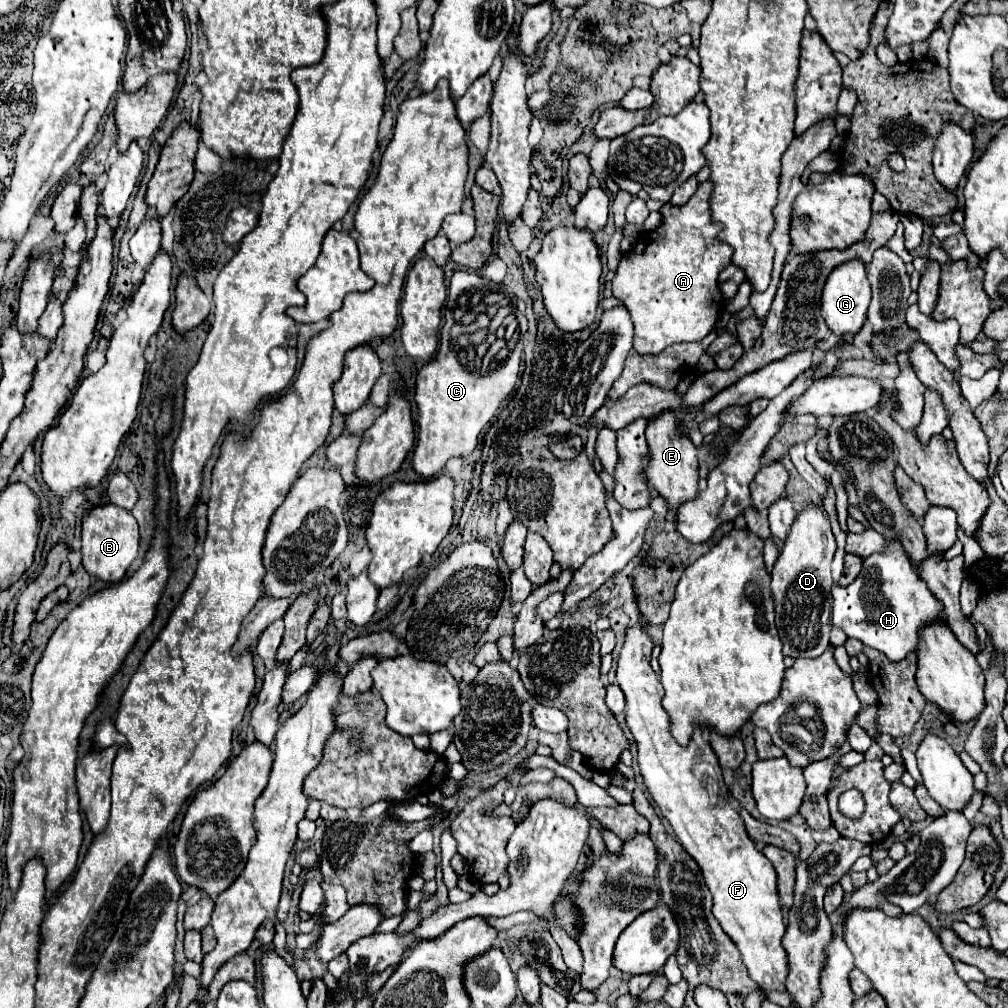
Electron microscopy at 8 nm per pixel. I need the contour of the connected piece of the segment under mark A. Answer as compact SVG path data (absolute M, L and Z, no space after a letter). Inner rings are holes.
M707 180L699 184L699 190L687 204L683 206L665 204L659 210L663 216L661 226L653 232L645 232L645 242L639 242L637 238L637 244L627 254L621 256L619 268L613 278L613 296L623 300L631 314L635 326L633 348L639 354L659 354L671 344L695 342L705 338L709 332L715 330L719 314L721 310L725 310L725 298L719 292L719 272L723 272L723 268L731 264L733 248L721 242L717 236L719 228L723 226L719 226L719 222L715 222L711 216L711 206L709 206L711 192L713 184L711 180Z

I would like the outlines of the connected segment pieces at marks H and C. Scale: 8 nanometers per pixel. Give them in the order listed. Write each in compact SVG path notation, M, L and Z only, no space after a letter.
M901 536L887 538L883 552L875 552L863 560L861 574L849 586L837 586L833 594L833 626L841 628L849 638L861 640L883 652L889 660L903 660L907 652L917 648L917 628L943 616L941 602L929 592L927 584L915 576Z
M457 270L451 278L449 300L445 306L445 322L439 334L441 344L437 356L419 370L415 386L419 432L413 452L413 468L423 476L437 476L449 458L471 454L479 442L481 430L485 428L485 424L489 424L501 402L515 388L521 364L521 344L517 344L507 360L503 360L495 370L487 374L471 370L459 360L463 346L469 346L467 334L473 332L471 324L481 312L487 310L487 296L491 296L493 292L501 292L501 286L477 272Z

